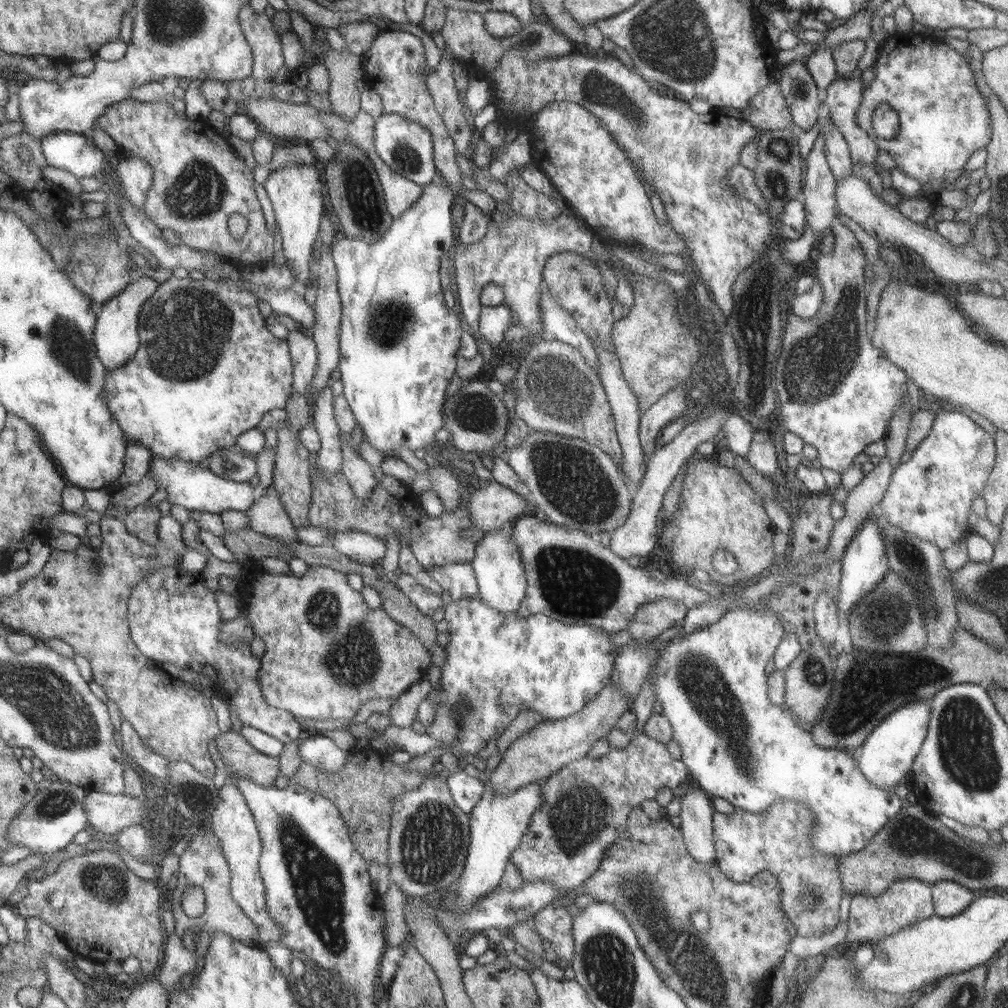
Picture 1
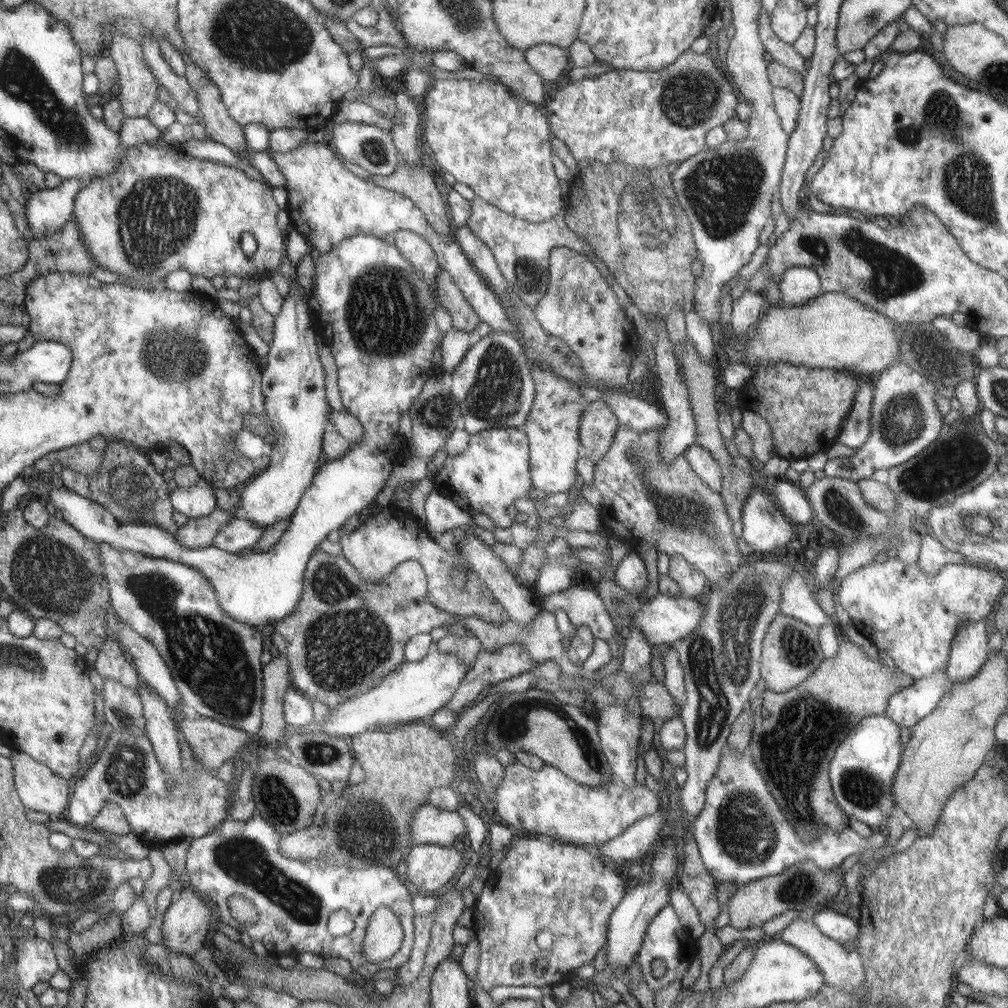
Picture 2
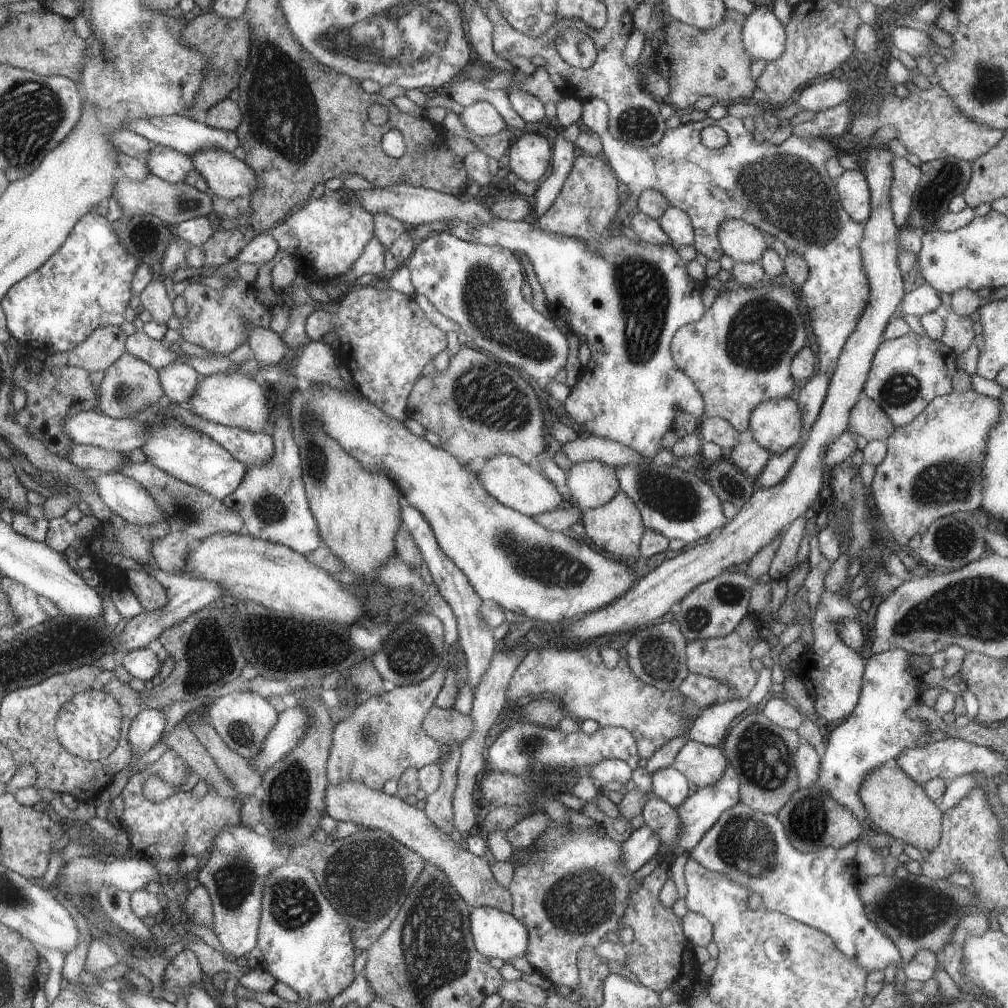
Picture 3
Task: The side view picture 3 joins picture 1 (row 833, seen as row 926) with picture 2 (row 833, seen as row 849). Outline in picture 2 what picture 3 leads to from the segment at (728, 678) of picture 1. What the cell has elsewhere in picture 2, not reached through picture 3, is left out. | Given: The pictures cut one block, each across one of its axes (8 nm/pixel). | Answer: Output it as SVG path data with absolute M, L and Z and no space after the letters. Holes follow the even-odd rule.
M729 741L722 748L717 774L706 788L705 808L690 822L690 829L707 872L720 882L744 885L767 876L776 876L802 860L810 860L826 870L836 870L848 856L880 848L889 837L884 831L862 837L849 826L842 832L826 828L818 838L806 844L770 792L752 756L746 751L734 752Z

